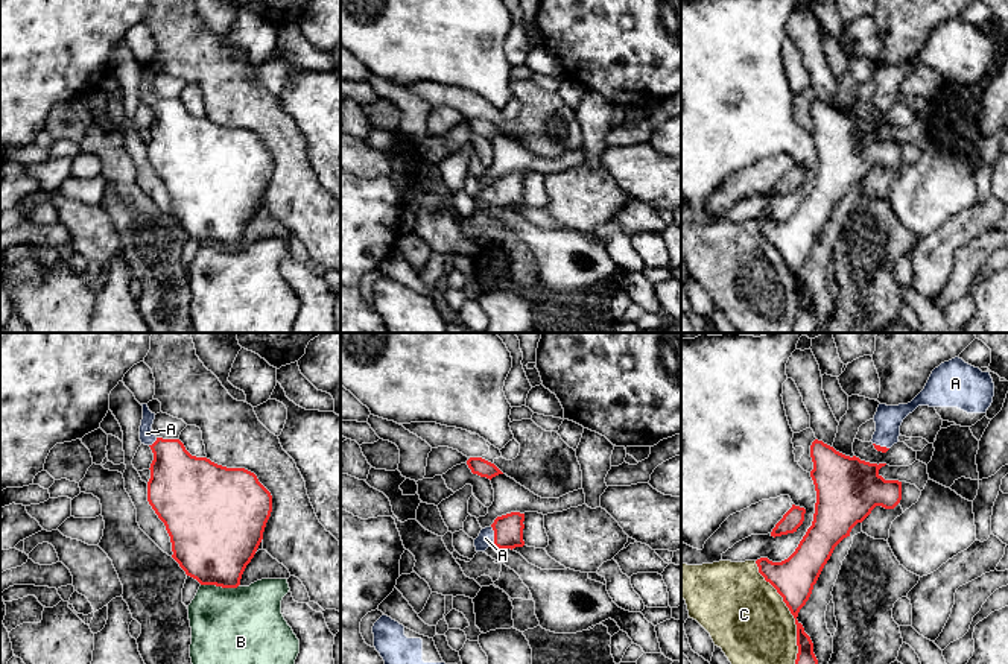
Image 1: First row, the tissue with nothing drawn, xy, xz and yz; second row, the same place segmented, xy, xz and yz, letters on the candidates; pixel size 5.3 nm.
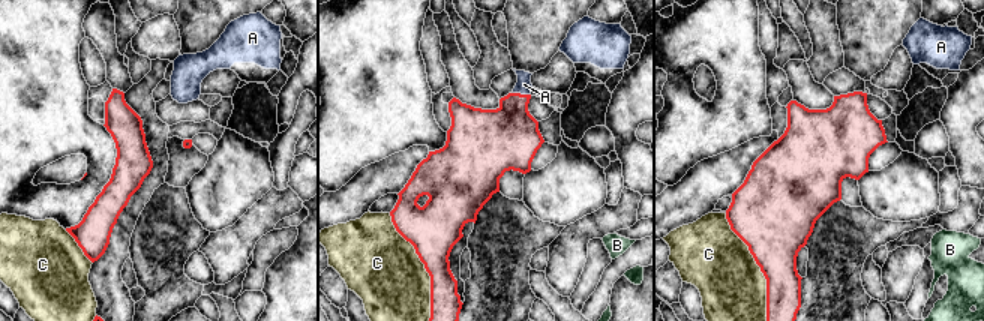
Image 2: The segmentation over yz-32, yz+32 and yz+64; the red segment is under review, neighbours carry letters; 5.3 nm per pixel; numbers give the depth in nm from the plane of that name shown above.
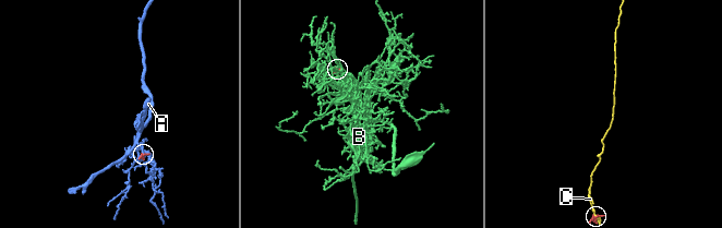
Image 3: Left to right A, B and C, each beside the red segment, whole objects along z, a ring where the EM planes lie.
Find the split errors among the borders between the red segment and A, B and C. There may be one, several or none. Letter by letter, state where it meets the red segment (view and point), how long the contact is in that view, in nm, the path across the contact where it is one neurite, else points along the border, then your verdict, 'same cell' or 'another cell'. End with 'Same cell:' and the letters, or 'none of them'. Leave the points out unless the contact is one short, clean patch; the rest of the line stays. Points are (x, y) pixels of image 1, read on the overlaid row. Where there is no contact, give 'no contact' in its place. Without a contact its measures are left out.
A: contact xz (494, 535); length 110 nm; way xz (508, 529), (504, 534), (494, 535), (485, 538); same cell
B: contact xy (219, 585); length 200 nm; another cell
C: contact yz (791, 613); length 600 nm; another cell
Same cell: A

